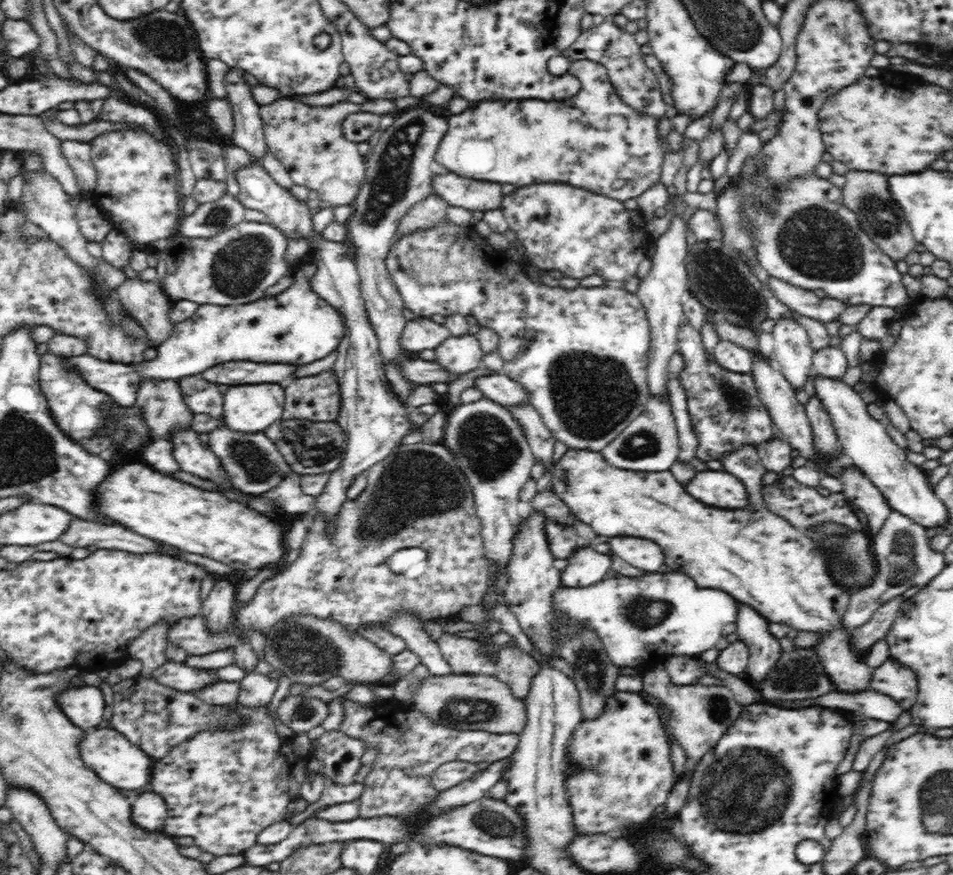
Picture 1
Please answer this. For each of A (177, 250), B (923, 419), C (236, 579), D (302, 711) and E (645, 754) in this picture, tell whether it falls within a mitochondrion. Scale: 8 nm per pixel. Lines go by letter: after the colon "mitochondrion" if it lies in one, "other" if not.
A: other
B: other
C: other
D: mitochondrion
E: other

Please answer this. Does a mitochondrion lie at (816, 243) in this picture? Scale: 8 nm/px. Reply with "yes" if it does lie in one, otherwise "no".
yes

